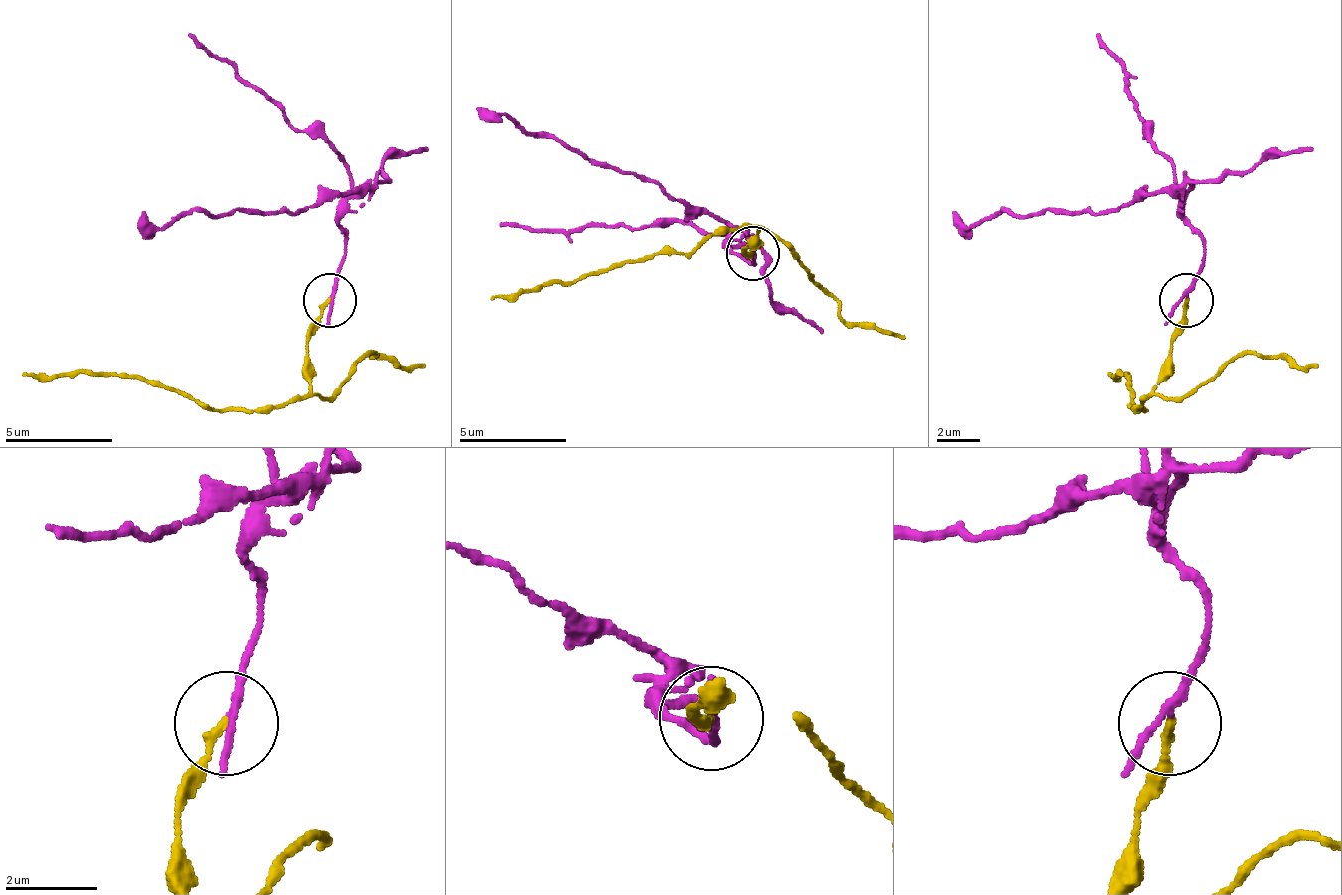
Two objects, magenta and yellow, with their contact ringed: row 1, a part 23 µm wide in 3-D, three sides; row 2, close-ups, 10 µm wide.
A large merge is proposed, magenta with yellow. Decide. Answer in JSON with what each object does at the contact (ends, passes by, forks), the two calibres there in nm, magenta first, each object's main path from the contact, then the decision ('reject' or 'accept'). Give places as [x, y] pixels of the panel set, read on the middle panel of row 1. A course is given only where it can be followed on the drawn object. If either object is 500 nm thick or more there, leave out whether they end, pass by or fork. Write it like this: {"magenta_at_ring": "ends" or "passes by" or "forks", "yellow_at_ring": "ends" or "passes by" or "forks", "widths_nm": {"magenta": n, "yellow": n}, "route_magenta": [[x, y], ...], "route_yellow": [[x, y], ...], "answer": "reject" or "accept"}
{"magenta_at_ring": "passes by", "yellow_at_ring": "ends", "widths_nm": {"magenta": 130, "yellow": 170}, "route_magenta": [[753, 252], [748, 262], [723, 246], [727, 225], [690, 214], [656, 182], [589, 166], [477, 107]], "route_yellow": [[753, 252], [745, 246], [757, 246], [758, 230], [734, 230], [578, 279], [489, 300]], "answer": "reject"}

